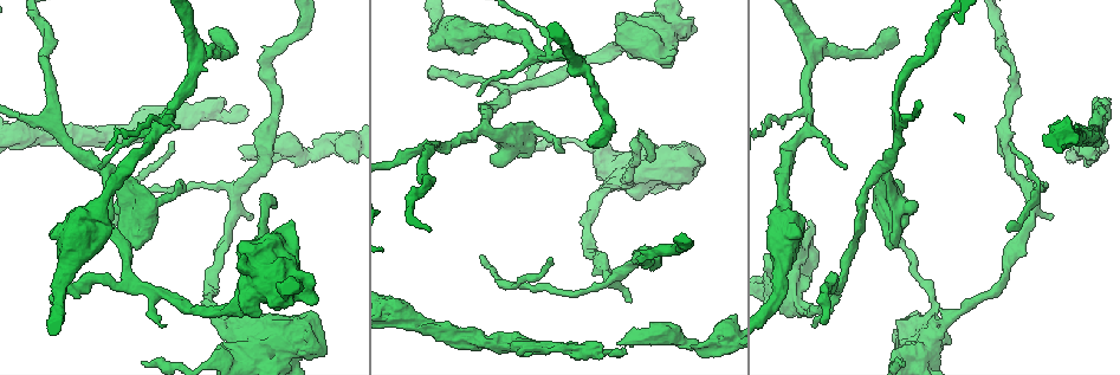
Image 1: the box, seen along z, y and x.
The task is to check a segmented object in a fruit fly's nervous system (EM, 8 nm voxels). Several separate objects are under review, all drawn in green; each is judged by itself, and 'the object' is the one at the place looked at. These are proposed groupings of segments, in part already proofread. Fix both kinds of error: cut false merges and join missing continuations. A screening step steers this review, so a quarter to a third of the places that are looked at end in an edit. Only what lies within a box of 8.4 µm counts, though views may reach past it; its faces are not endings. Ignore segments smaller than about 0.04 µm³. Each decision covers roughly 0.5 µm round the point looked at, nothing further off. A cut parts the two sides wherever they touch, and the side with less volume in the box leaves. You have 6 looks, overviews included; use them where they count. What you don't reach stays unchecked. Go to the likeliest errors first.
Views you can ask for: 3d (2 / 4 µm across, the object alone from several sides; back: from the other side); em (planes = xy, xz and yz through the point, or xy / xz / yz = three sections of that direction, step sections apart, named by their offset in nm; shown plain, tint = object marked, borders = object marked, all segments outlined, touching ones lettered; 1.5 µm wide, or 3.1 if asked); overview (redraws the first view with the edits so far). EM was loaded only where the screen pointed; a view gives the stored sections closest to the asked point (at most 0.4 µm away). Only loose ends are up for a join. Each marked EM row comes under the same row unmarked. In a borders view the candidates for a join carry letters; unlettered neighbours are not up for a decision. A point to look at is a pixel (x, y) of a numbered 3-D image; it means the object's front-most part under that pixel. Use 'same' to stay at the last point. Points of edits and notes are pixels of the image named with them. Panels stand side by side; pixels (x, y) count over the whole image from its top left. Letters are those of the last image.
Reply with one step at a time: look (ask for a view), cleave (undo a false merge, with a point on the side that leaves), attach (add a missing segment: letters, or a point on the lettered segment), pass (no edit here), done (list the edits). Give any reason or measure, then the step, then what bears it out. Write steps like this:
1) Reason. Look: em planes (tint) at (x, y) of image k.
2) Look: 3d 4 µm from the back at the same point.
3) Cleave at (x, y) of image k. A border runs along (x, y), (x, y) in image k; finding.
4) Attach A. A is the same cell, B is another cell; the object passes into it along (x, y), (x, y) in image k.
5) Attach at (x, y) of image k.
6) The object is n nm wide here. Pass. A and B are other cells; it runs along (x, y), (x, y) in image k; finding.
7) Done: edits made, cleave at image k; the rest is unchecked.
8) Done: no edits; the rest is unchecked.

Long arm stops here. Look: em xy step 4 (tint) at (249, 109) of image 1.

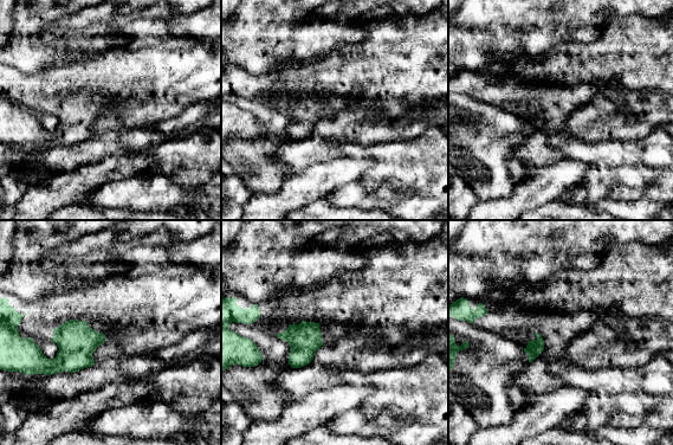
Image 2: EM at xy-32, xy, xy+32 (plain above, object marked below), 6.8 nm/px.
Look: em planes (borders) at the same point.

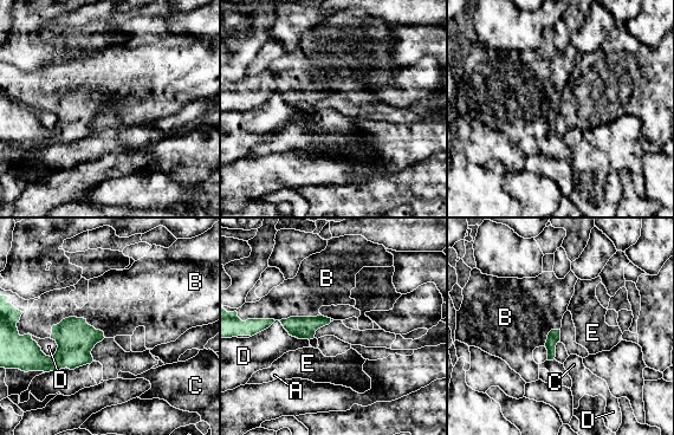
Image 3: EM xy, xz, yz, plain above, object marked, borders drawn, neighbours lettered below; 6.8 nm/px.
Attach B. B is the same cell, A, C, D and E are other cells; the object passes into it along (75, 337), (75, 317), (110, 309) in image 3; the neuron continues.

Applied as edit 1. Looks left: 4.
Free end. Look: em xy step 4 (tint) at (589, 142) of image 1.

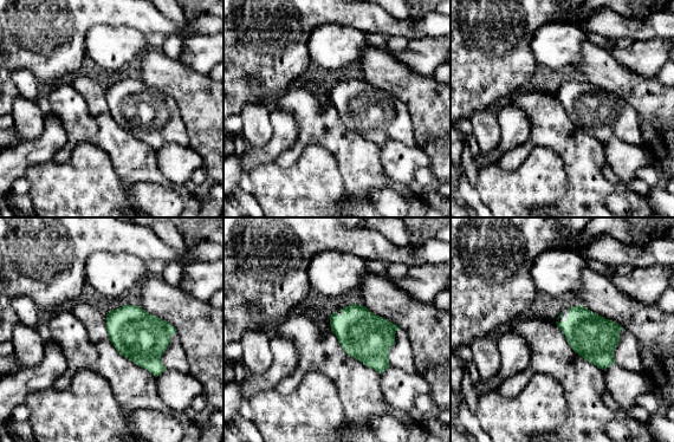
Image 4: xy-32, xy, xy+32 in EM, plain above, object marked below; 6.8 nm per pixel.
Look: em yz step 4 (borders) at the same point.

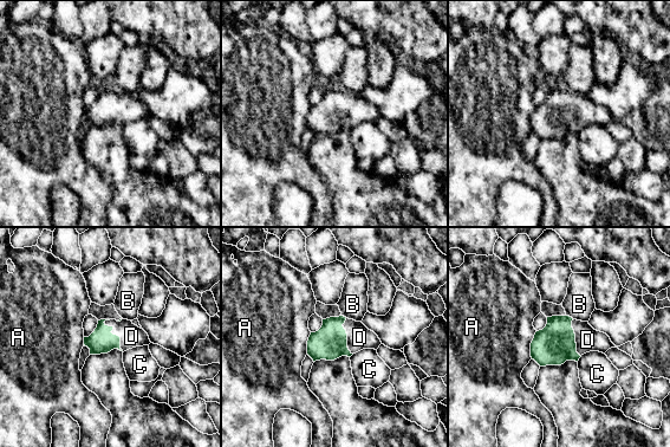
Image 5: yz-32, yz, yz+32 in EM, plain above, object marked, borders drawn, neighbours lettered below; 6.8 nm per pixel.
Attach D. D is the same cell, A, B and C are other cells; the object passes into it along (102, 341), (115, 335), (131, 336) in image 5; it goes on there.

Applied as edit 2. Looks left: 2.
Done: edits made, attach at image 3, attach at image 5; the rest is unchecked.

